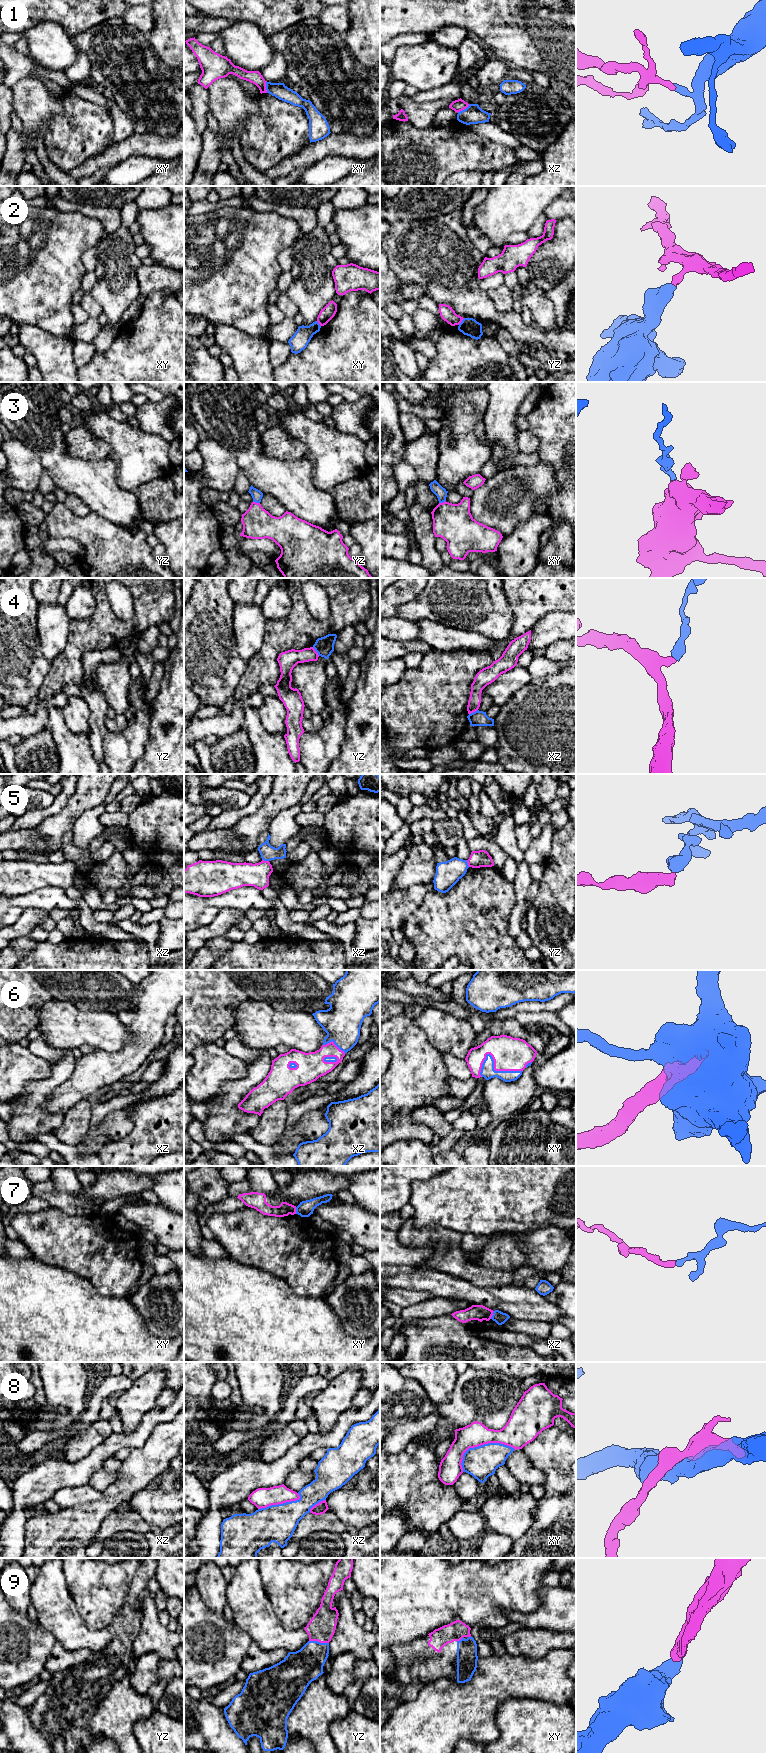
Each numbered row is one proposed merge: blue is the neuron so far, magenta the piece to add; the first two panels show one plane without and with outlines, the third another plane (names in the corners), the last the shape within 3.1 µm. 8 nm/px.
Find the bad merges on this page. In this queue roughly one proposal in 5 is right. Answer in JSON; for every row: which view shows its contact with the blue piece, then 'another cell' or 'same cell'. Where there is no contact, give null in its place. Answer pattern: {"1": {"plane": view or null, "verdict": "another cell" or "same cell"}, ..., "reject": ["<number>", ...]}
{"1": {"plane": "xz", "verdict": "another cell"}, "2": {"plane": "yz", "verdict": "another cell"}, "3": {"plane": "yz", "verdict": "another cell"}, "4": {"plane": "yz", "verdict": "another cell"}, "5": {"plane": "xz", "verdict": "another cell"}, "6": {"plane": "xy", "verdict": "same cell"}, "7": {"plane": "xz", "verdict": "another cell"}, "8": {"plane": "xy", "verdict": "another cell"}, "9": {"plane": "yz", "verdict": "same cell"}, "reject": ["1", "2", "3", "4", "5", "7", "8"]}

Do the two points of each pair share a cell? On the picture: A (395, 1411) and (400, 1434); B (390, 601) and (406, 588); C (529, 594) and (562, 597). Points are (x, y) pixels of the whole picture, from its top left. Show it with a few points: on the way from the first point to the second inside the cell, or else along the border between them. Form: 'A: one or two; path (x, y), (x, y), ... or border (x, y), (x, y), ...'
A: two; border (421, 1418), (400, 1422), (390, 1429)
B: one; path (394, 597), (402, 591)
C: one; path (537, 594), (554, 594)

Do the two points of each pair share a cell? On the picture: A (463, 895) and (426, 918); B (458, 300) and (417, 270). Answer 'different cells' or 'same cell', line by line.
A: same cell
B: same cell

